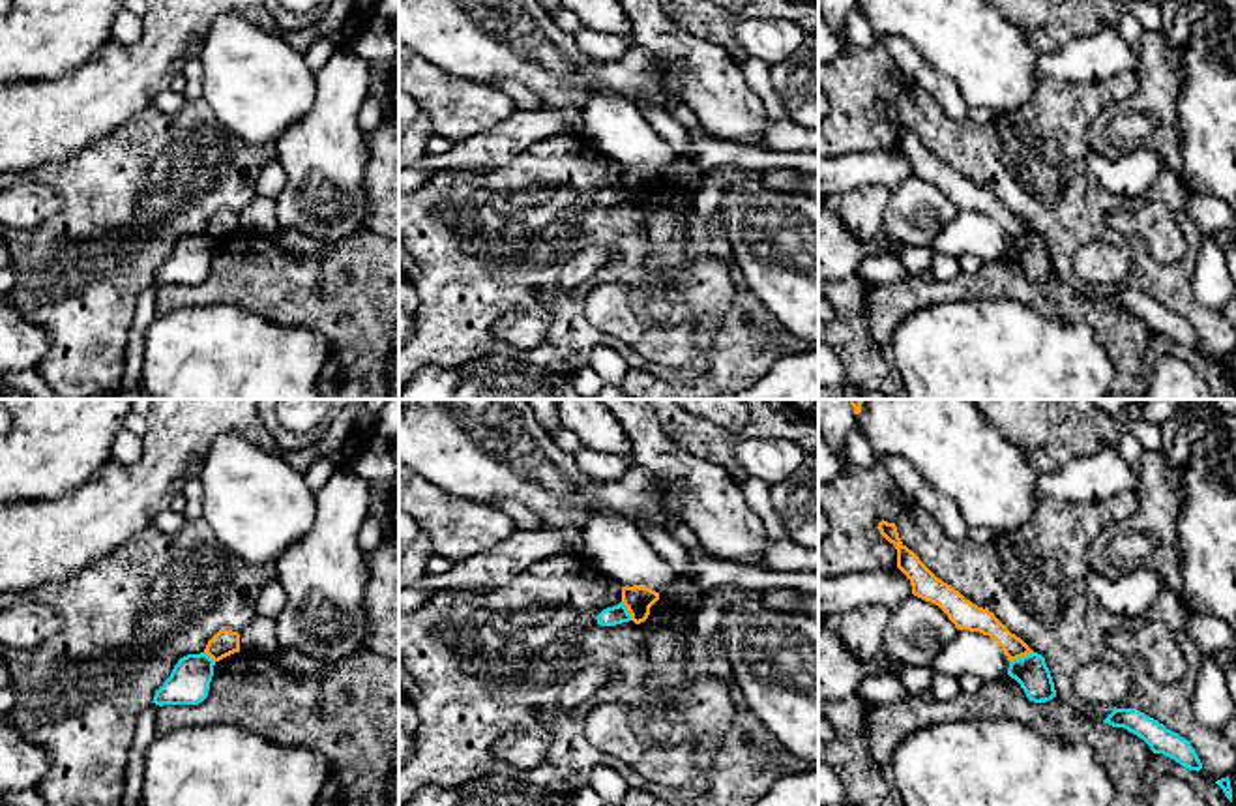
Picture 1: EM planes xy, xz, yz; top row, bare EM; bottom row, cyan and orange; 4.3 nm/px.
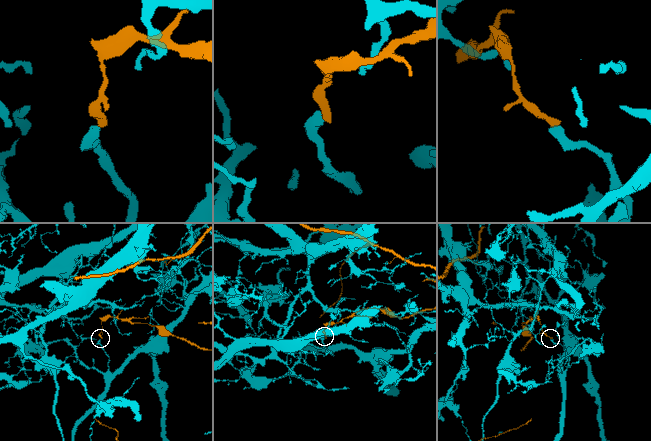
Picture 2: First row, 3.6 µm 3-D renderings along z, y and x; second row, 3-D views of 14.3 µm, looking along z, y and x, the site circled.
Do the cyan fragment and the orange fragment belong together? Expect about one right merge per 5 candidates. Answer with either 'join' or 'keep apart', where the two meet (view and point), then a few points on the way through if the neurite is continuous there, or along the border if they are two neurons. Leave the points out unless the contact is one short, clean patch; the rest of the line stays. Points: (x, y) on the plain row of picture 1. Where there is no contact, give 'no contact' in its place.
keep apart; contact yz (1023, 237); border yz (1032, 231), (1010, 242)

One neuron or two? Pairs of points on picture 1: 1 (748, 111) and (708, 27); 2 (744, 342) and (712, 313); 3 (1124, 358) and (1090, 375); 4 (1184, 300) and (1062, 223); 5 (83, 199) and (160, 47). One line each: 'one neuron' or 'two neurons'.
1: two neurons
2: two neurons
3: two neurons
4: one neuron
5: two neurons

